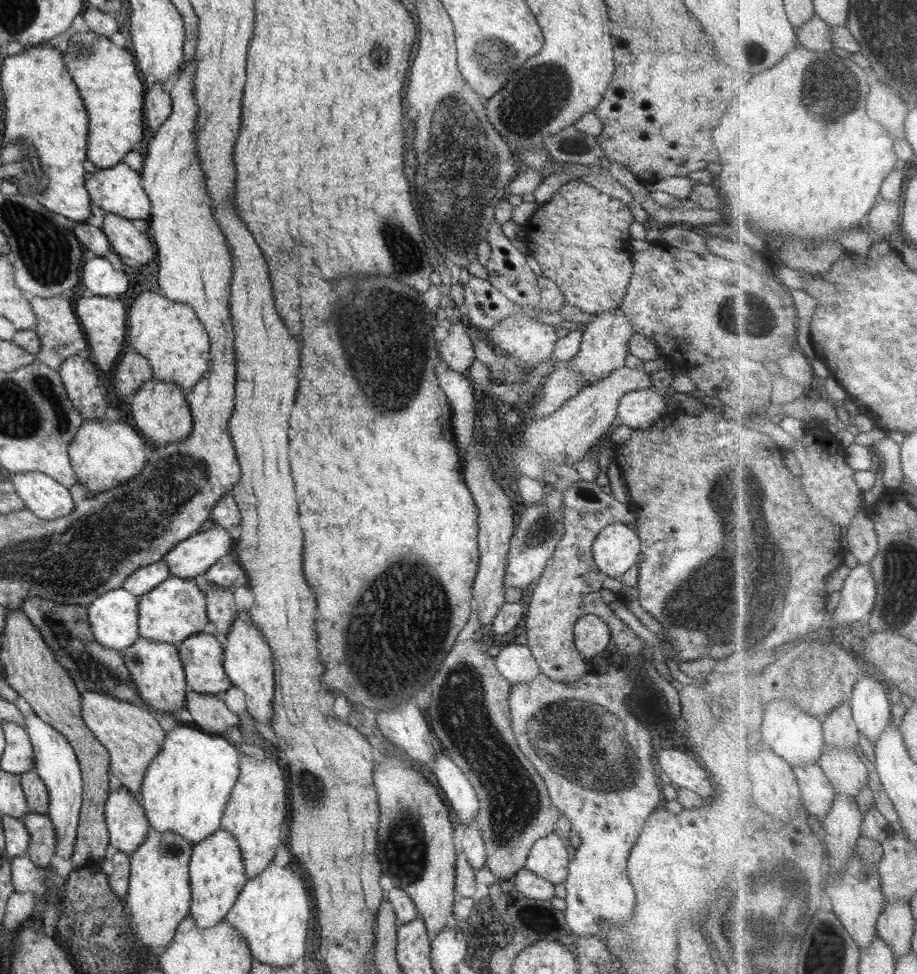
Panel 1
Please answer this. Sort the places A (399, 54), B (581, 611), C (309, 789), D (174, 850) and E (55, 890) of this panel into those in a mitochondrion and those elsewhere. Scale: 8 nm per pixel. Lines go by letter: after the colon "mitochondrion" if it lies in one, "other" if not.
A: other
B: other
C: mitochondrion
D: other
E: other

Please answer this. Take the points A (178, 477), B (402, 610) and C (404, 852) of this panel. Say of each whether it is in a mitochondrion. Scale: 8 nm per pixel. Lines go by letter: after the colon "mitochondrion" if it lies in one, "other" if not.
A: mitochondrion
B: mitochondrion
C: mitochondrion

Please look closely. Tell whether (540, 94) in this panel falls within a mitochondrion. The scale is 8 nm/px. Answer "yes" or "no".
yes

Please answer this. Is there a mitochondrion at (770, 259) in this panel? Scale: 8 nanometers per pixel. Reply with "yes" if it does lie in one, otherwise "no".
no

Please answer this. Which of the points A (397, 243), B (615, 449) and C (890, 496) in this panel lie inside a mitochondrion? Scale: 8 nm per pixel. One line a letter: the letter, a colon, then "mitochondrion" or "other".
A: mitochondrion
B: other
C: other

